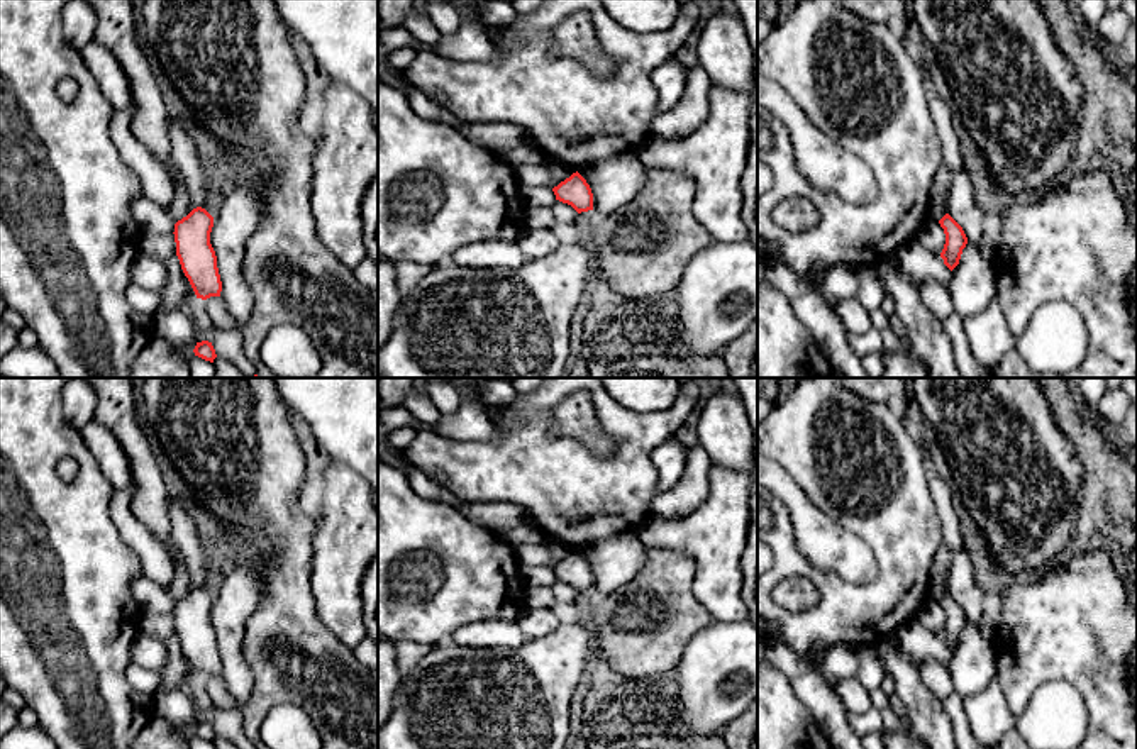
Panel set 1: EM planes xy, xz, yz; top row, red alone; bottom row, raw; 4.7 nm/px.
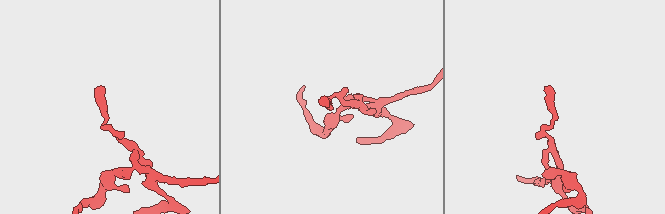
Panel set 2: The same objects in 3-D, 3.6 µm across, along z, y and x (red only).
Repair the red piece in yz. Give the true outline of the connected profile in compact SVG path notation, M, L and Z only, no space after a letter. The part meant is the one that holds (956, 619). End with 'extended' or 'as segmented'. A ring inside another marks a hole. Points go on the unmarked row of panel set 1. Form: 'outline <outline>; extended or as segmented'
outline M946 593L939 600L939 603L946 613L946 624L940 632L940 637L944 639L944 644L952 651L959 644L962 629L968 624L968 617L962 607L949 593Z; as segmented

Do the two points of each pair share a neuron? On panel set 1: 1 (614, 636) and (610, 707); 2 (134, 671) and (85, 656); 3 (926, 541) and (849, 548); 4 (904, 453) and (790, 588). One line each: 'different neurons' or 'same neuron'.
1: different neurons
2: different neurons
3: different neurons
4: different neurons

